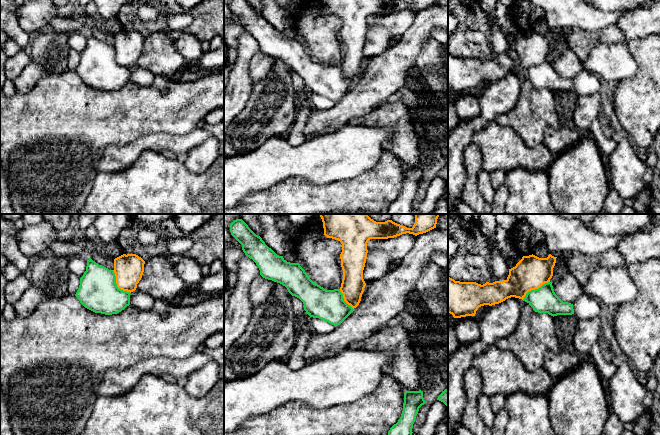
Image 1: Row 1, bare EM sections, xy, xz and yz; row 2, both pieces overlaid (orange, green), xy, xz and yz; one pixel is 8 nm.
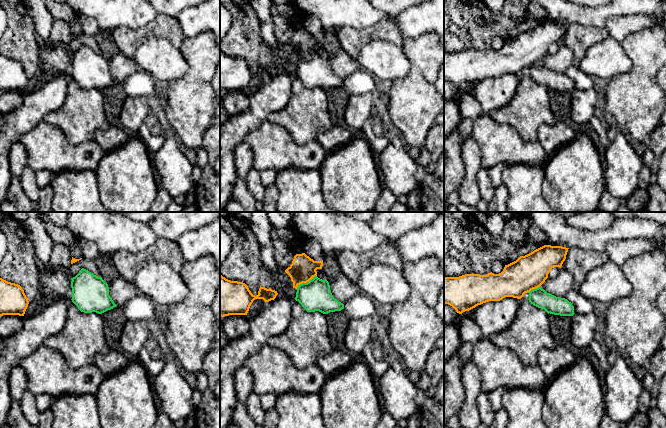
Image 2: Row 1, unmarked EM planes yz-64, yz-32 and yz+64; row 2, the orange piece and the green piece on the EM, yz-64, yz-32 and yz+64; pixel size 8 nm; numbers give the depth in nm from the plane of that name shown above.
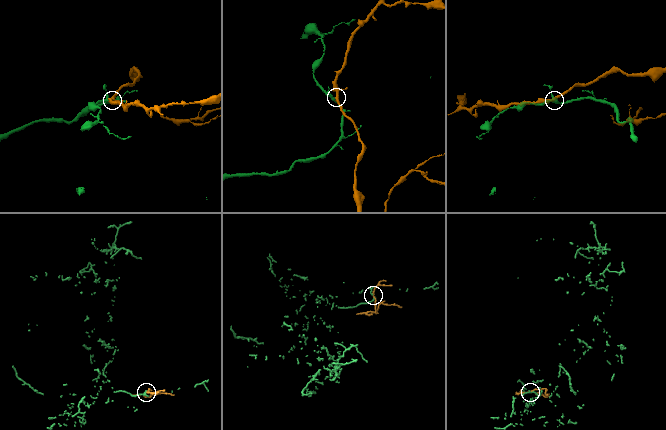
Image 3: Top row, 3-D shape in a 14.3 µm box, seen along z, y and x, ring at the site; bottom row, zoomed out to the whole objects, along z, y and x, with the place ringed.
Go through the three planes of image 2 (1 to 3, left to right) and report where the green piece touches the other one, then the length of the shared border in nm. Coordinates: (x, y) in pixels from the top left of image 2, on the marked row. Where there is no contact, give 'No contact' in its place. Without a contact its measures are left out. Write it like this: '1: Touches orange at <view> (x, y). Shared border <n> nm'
1: No contact
2: Touches orange at yz-32 (305, 282). Shared border 200 nm
3: Touches orange at yz+64 (533, 288). Shared border 120 nm

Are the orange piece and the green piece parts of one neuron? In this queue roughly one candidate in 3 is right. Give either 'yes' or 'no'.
no

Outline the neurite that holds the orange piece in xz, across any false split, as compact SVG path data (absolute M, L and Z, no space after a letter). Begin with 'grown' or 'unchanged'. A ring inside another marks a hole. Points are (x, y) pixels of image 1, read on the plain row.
unchanged | M323 0L323 4L327 14L342 20L340 35L343 55L340 67L344 77L354 85L359 81L366 62L363 46L368 17L394 14L406 9L417 12L436 4L436 0L414 0L412 4L400 0Z

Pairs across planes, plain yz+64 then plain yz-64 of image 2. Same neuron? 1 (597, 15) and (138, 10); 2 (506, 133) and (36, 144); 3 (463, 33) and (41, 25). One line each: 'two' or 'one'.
1: one
2: one
3: two

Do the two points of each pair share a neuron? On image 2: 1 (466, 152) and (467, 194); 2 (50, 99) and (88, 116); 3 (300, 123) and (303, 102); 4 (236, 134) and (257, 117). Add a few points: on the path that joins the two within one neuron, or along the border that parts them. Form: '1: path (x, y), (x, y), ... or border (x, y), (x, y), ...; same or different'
1: path (470, 162), (468, 184); same
2: border (68, 82), (65, 102), (43, 118); different
3: path (302, 118), (303, 107); same
4: path (241, 129), (252, 118); same

